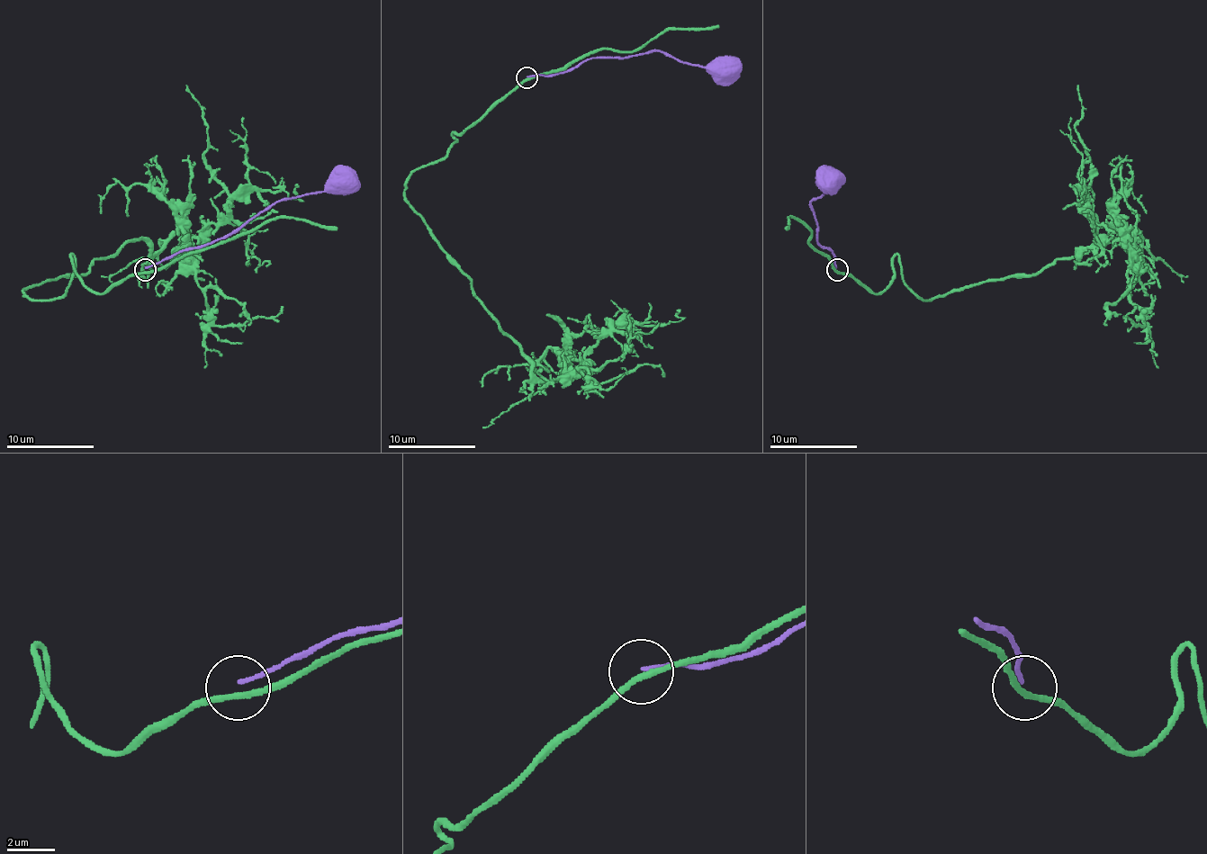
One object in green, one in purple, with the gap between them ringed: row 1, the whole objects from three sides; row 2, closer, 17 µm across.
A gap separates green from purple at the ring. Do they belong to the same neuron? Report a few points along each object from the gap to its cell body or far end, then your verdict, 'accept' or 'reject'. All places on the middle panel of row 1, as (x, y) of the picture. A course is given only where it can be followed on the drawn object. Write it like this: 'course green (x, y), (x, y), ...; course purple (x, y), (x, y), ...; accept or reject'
course green (527, 78), (413, 172), (404, 201), (543, 380), (564, 378), (610, 328), (586, 330), (589, 314), (566, 319); course purple (527, 76), (555, 76), (590, 58), (659, 51), (691, 65), (725, 65); reject

